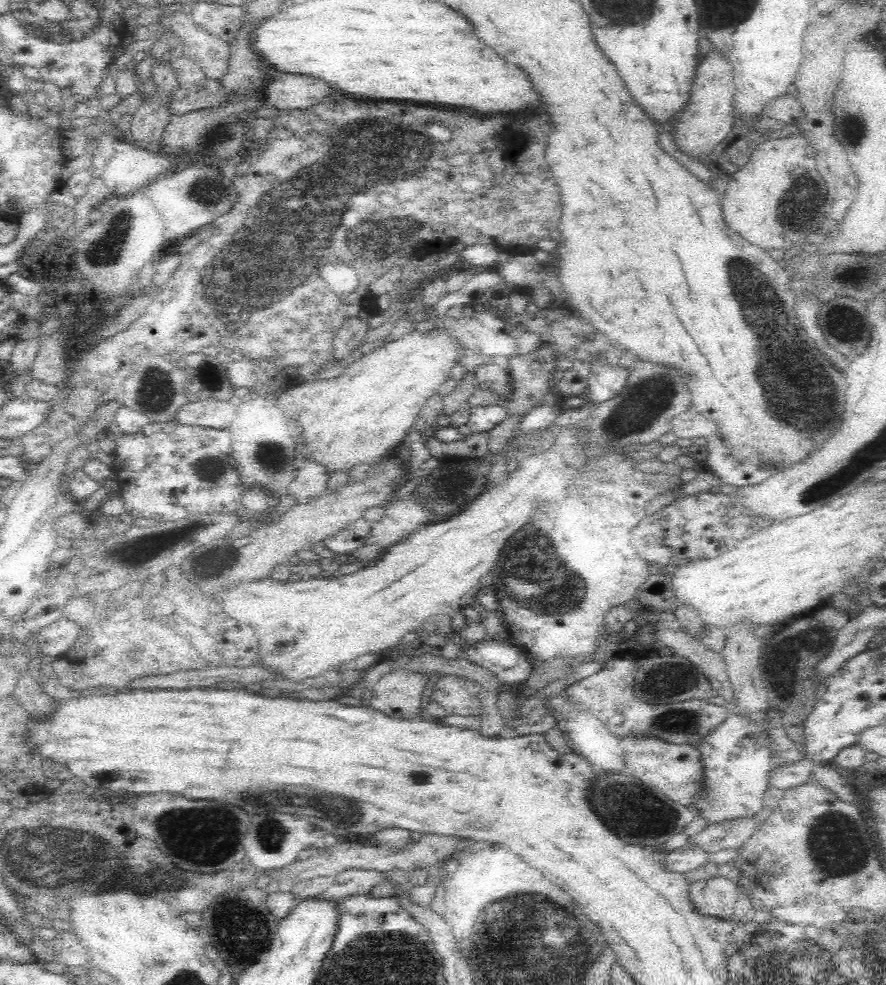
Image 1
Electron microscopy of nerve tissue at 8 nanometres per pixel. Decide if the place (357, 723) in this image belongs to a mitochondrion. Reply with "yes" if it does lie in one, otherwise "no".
no

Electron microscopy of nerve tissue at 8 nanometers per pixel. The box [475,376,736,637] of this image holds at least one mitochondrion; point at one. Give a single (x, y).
(530, 577)

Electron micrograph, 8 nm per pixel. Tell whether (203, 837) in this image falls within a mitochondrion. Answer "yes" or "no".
yes

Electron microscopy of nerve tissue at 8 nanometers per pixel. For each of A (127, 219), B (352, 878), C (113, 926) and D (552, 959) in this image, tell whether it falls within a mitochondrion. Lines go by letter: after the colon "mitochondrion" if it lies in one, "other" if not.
A: mitochondrion
B: other
C: other
D: mitochondrion

